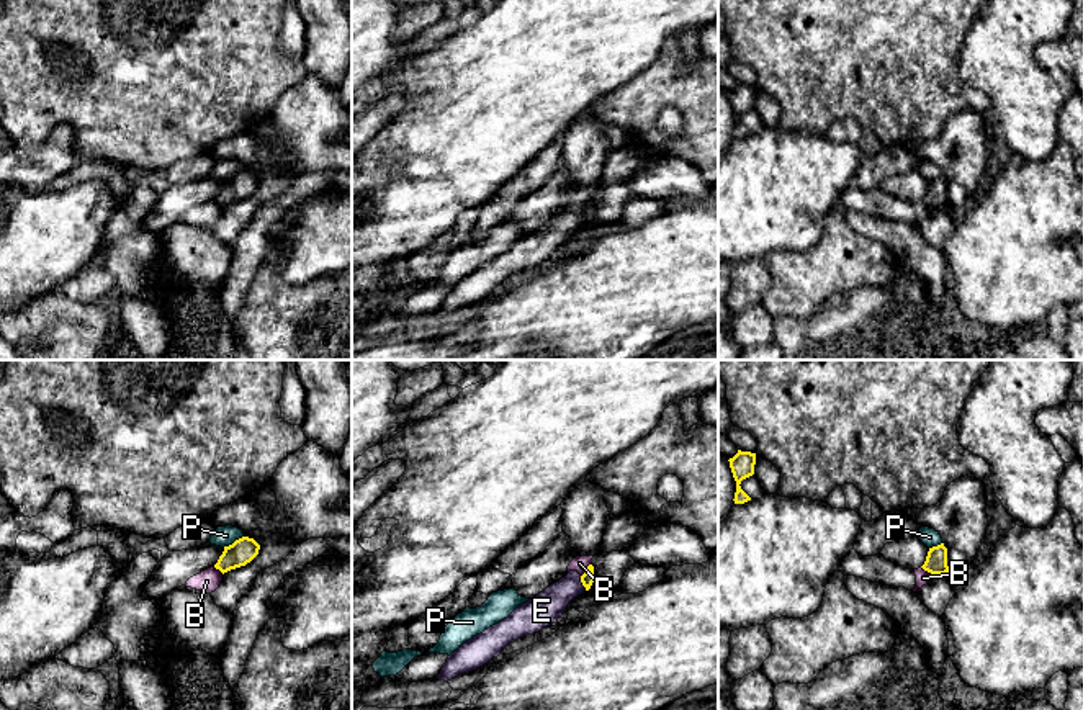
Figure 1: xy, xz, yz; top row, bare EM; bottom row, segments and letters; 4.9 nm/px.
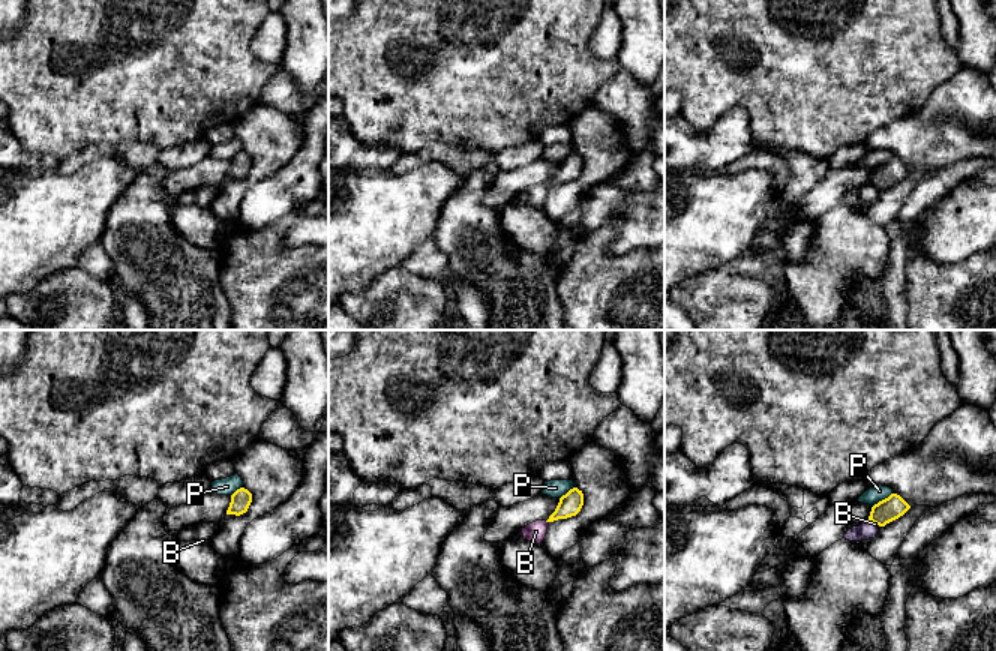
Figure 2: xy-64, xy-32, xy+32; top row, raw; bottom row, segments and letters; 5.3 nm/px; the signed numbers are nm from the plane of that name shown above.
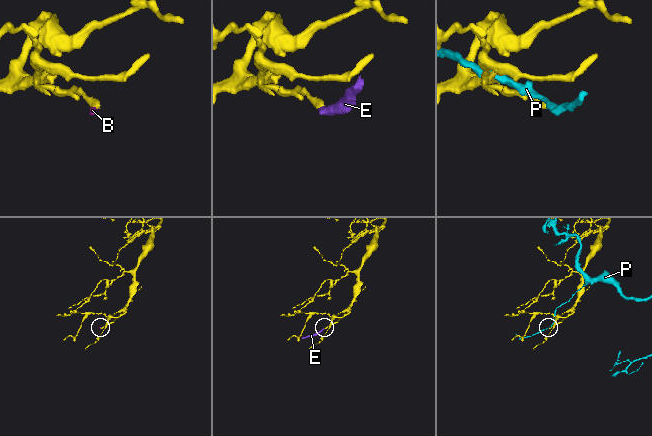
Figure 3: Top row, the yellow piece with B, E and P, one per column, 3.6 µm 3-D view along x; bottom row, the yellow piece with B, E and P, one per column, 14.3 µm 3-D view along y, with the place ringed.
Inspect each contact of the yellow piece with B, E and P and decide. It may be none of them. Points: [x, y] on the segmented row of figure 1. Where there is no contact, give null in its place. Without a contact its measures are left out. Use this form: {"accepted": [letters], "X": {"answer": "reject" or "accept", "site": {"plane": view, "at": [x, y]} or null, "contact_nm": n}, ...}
{"accepted": ["P"], "B": {"answer": "reject", "site": {"plane": "xz", "at": [586, 570]}, "contact_nm": 90}, "E": {"answer": "reject", "site": {"plane": "xz", "at": [581, 581]}, "contact_nm": 80}, "P": {"answer": "accept", "site": {"plane": "xy", "at": [234, 542]}, "contact_nm": 120}}

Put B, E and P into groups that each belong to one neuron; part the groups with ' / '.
B E / P

